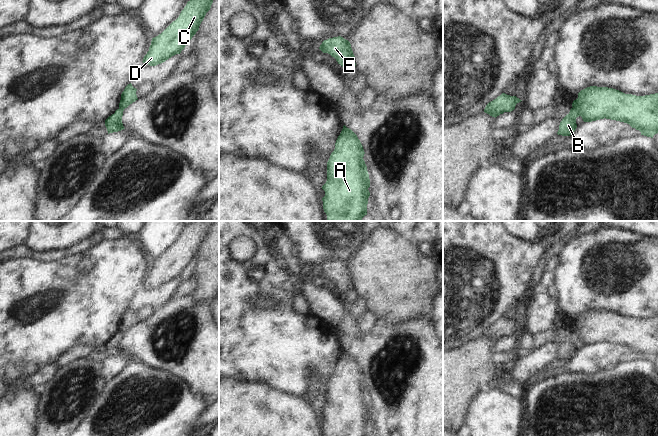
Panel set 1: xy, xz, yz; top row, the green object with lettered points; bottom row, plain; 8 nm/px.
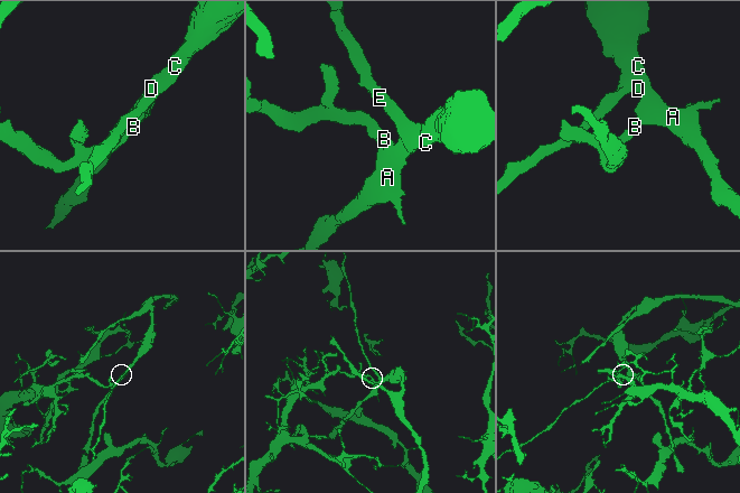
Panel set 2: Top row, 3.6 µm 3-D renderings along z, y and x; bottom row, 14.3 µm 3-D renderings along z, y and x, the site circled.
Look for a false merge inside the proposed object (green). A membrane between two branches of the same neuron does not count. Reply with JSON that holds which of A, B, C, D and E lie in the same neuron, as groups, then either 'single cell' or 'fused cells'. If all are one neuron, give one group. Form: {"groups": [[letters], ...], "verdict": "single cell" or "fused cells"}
{"groups": [["A", "C", "D", "E"], ["B"]], "verdict": "fused cells"}

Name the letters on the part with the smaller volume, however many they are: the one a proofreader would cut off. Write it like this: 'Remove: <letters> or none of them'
Remove: A, C, D, E

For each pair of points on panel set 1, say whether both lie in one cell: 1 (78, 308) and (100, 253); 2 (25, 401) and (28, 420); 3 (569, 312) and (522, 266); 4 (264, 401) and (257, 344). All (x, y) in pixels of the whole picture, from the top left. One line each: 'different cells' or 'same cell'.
1: same cell
2: same cell
3: different cells
4: different cells

